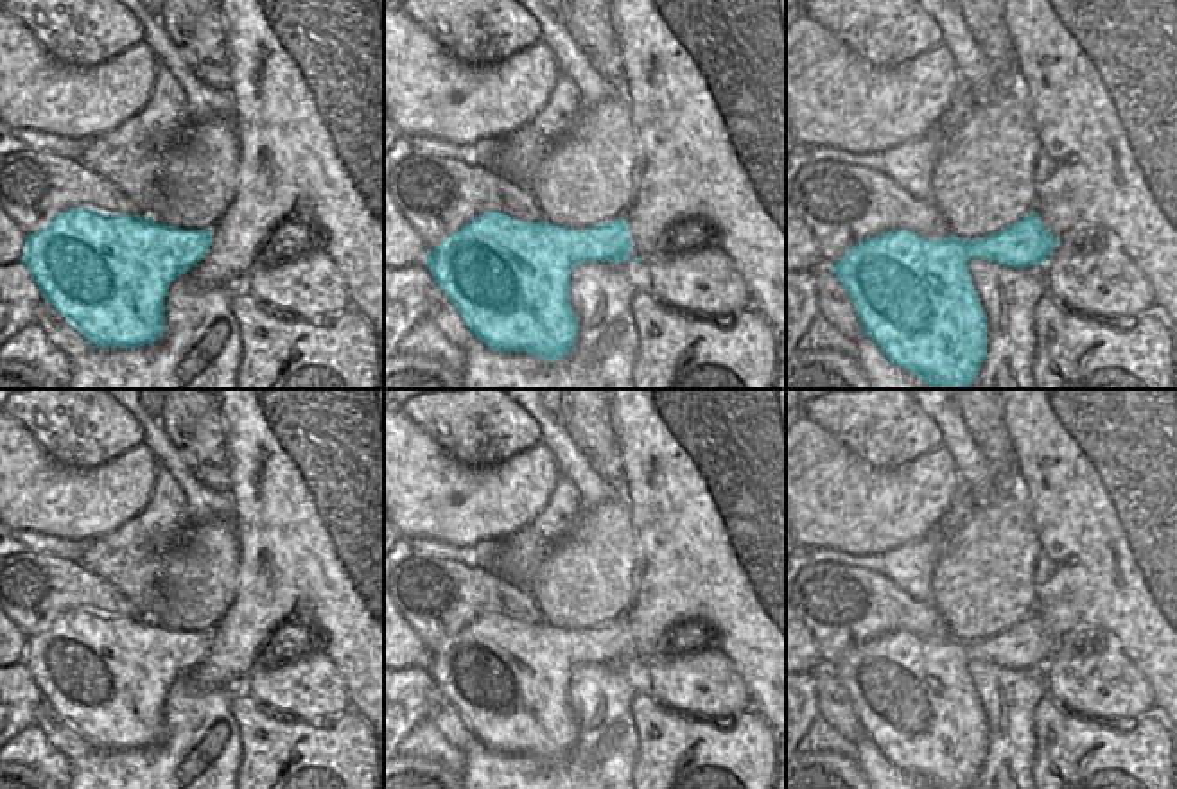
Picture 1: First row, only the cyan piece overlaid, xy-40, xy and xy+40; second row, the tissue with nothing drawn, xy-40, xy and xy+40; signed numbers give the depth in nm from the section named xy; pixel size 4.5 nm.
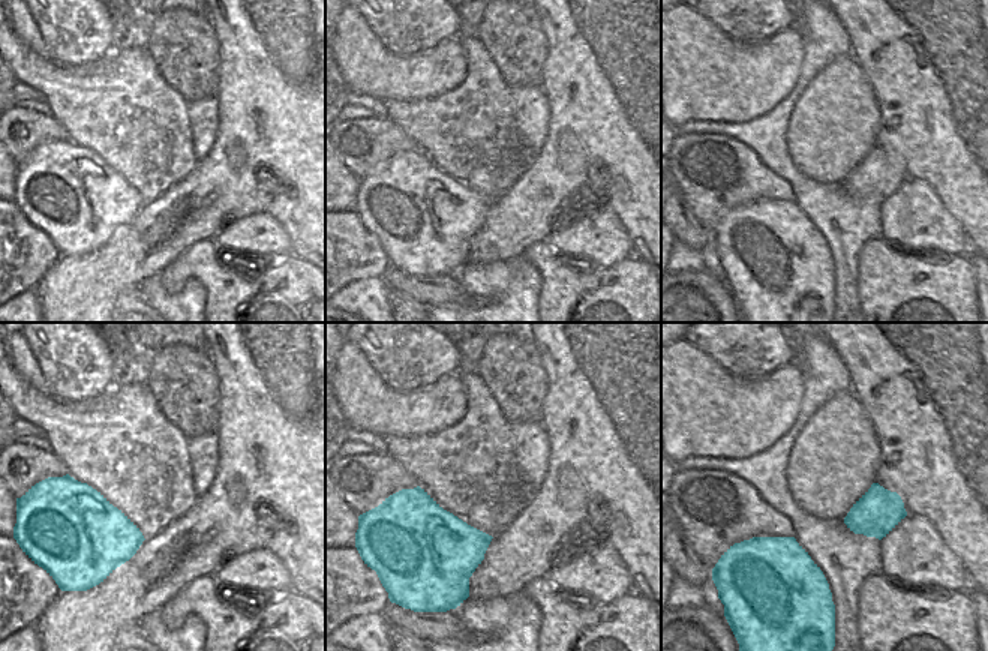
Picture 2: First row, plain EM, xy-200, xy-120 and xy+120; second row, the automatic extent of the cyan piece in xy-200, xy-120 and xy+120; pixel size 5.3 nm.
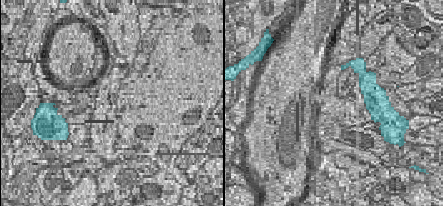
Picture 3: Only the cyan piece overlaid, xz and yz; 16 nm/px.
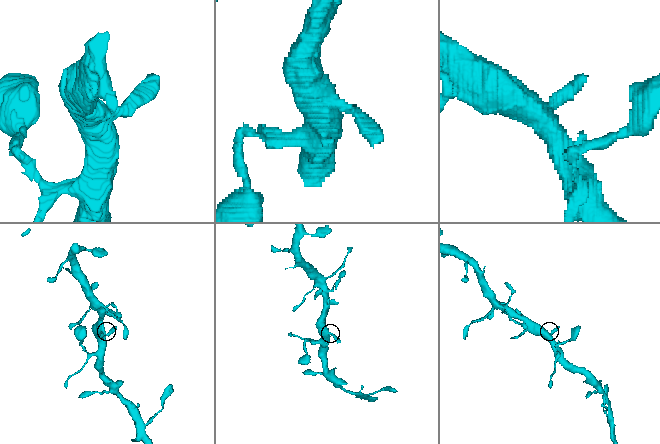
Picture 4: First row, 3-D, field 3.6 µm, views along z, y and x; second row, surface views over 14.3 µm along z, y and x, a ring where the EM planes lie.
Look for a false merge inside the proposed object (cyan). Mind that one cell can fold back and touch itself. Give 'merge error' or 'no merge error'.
no merge error

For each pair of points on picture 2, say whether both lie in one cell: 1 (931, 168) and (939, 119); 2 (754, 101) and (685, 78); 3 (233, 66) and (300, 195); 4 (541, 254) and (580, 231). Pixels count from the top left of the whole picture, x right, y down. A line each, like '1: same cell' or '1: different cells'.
1: same cell
2: same cell
3: same cell
4: different cells

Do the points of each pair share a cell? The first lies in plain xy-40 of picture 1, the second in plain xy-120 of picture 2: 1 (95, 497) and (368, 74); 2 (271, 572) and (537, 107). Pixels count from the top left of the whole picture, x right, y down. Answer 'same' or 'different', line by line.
1: same
2: different

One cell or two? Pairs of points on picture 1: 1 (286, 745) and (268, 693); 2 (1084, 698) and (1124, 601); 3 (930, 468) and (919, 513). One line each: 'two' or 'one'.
1: two
2: two
3: one

